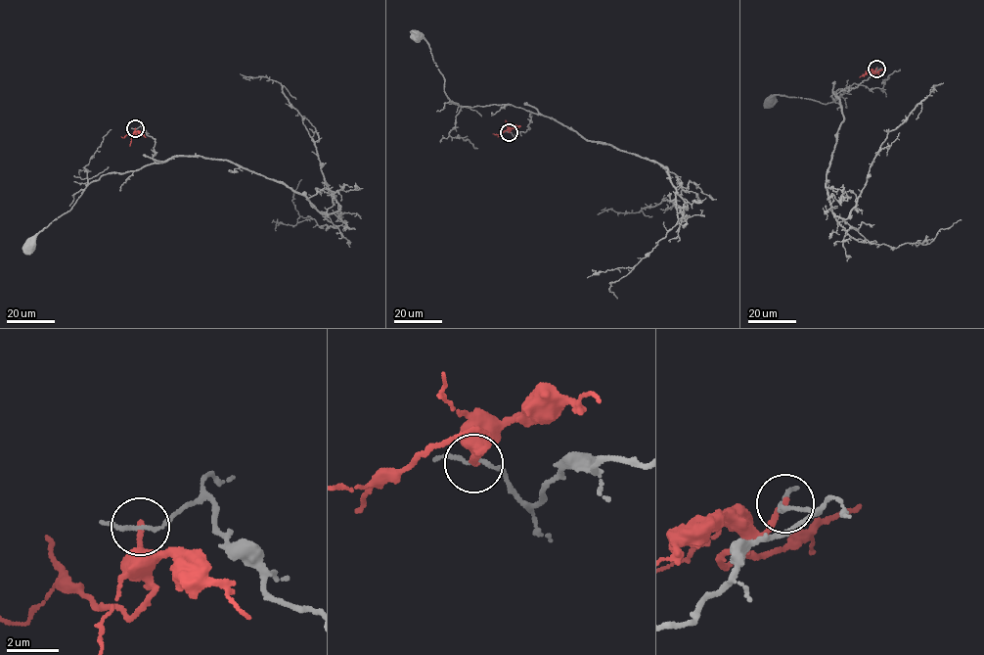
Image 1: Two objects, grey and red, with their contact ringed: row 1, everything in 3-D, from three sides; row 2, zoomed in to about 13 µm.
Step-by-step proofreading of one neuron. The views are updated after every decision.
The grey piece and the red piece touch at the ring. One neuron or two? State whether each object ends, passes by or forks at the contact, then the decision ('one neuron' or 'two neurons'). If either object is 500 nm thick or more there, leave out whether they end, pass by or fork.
grey passes by; red ends there; two neurons

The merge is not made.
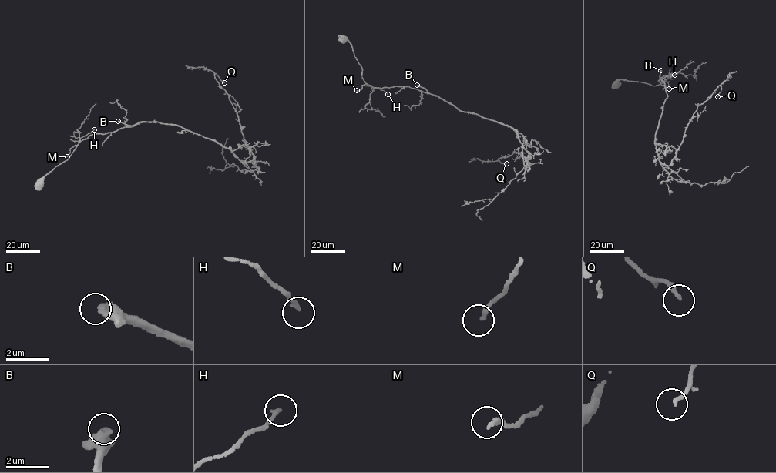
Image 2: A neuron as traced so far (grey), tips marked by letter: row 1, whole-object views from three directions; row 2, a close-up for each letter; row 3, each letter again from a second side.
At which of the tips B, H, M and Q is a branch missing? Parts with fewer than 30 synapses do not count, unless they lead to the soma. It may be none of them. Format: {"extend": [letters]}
{"extend": ["B"]}

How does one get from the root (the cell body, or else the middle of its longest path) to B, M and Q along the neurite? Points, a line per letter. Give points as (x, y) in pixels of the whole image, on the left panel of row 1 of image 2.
B: (40, 183), (46, 174), (67, 160), (80, 142), (90, 135), (112, 132), (130, 125), (118, 121)
M: (40, 183), (46, 174), (67, 160), (76, 145), (69, 149), (67, 156)
Q: (40, 183), (90, 135), (144, 122), (179, 125), (243, 162), (253, 159), (215, 74), (224, 82)

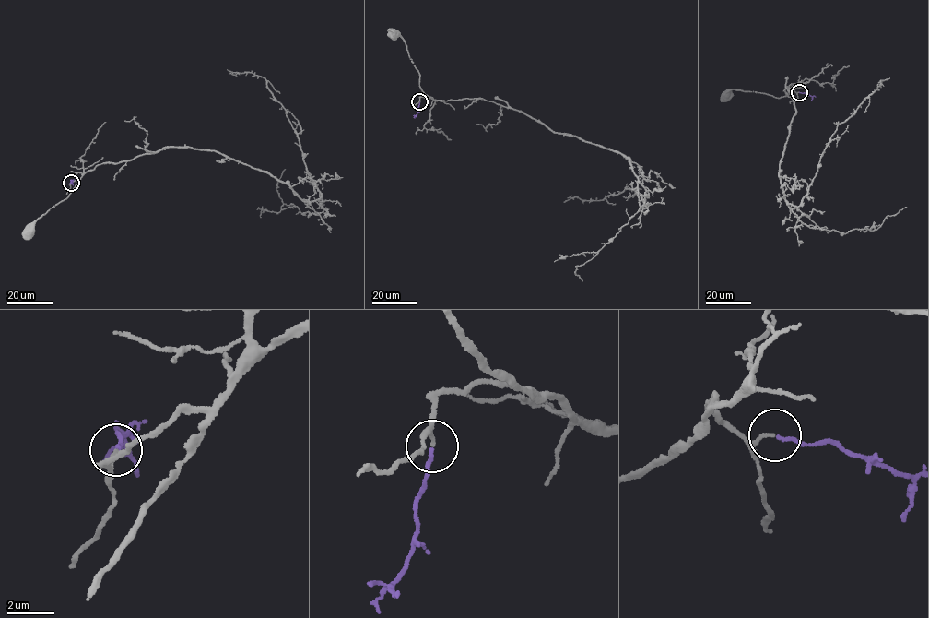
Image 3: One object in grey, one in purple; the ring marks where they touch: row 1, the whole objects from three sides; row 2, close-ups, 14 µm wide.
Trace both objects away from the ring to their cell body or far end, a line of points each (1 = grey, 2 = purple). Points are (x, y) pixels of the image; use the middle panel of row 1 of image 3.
1: (419, 102), (420, 97), (430, 97), (419, 86), (419, 74), (410, 59), (405, 41), (394, 33)
2: (419, 102), (416, 116)

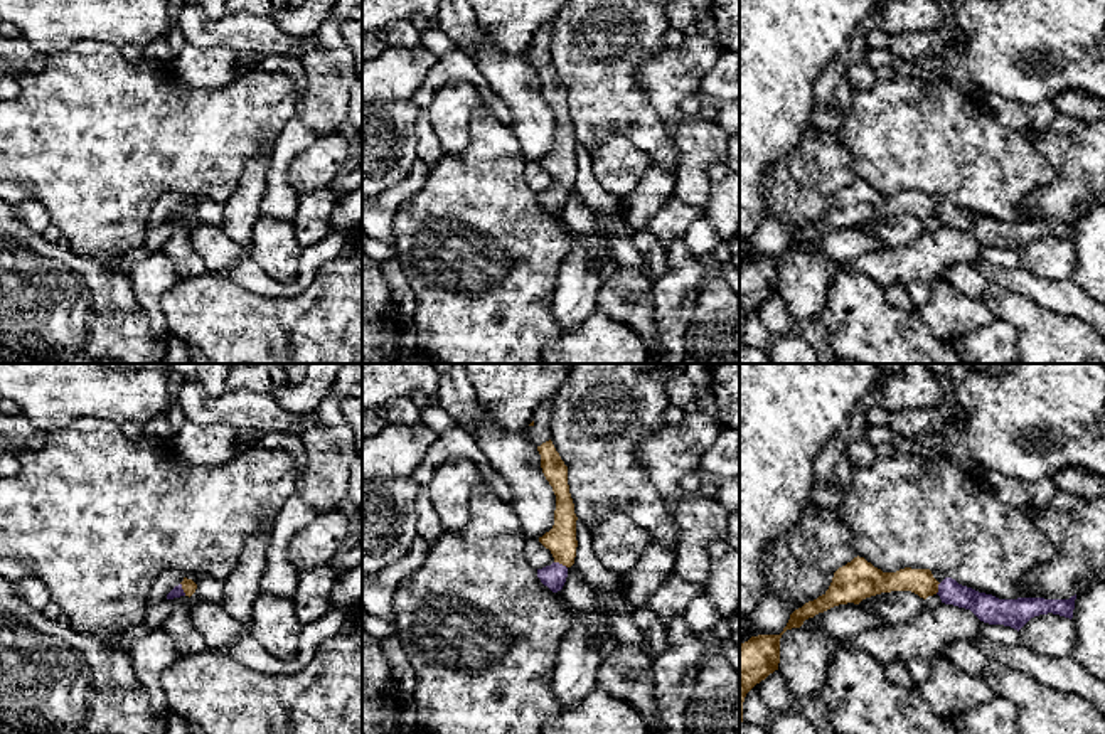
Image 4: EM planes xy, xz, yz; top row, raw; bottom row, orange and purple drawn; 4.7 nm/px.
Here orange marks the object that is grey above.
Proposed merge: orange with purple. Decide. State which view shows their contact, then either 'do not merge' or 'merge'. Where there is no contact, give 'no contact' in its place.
xz | merge

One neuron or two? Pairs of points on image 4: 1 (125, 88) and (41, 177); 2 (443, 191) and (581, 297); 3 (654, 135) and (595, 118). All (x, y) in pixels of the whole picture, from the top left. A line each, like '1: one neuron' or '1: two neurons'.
1: one neuron
2: two neurons
3: one neuron

